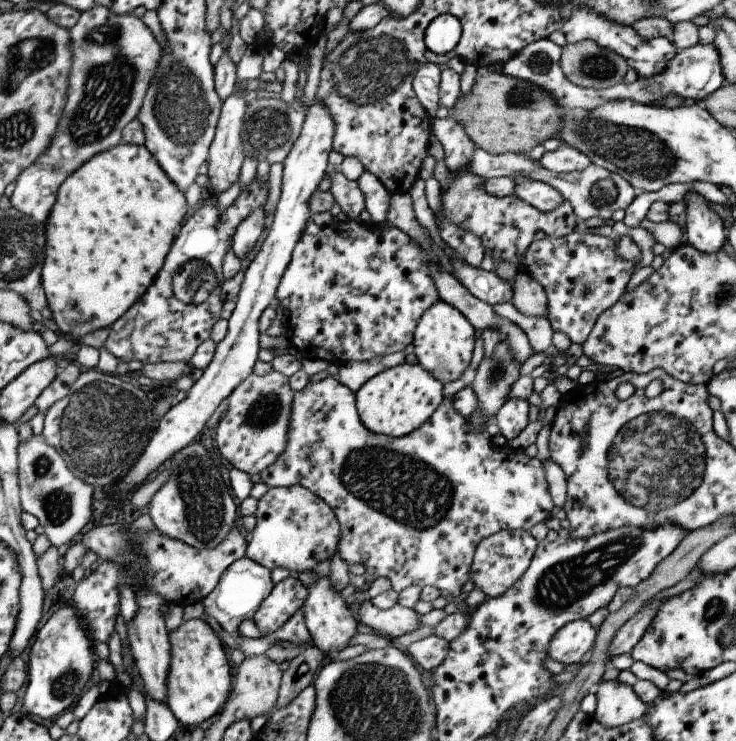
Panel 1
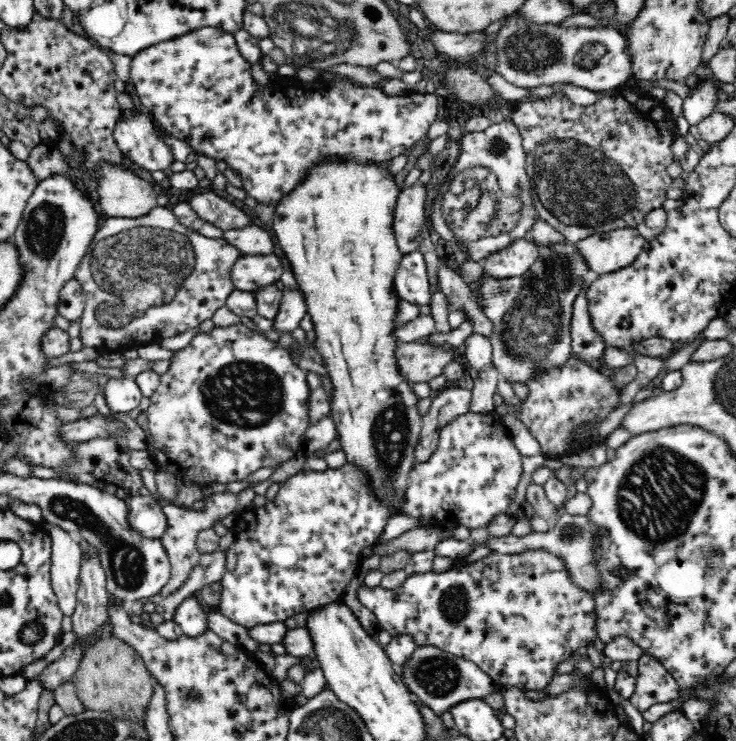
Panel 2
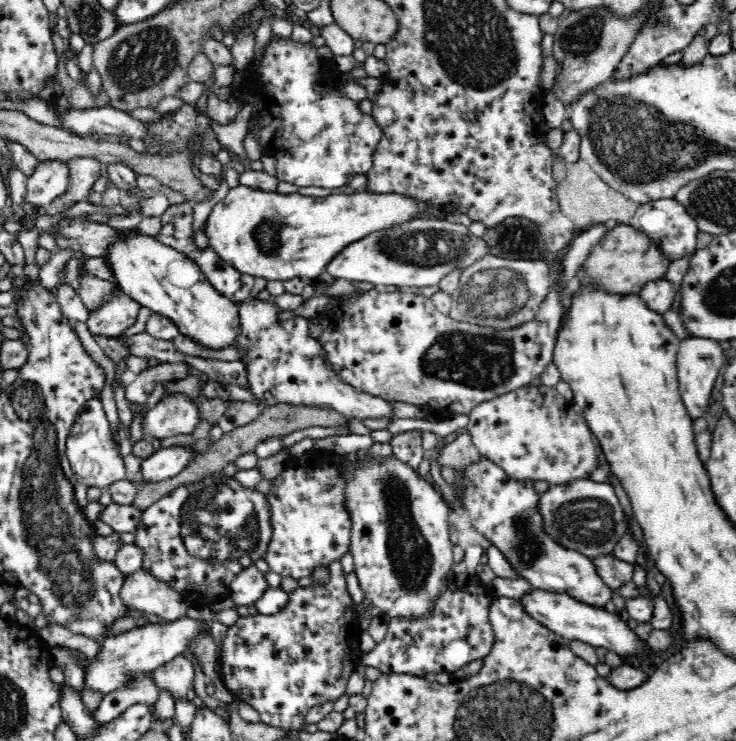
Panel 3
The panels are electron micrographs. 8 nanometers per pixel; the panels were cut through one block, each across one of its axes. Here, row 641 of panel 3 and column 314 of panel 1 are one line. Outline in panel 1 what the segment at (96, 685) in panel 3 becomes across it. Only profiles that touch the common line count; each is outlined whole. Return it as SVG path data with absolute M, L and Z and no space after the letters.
M320 102L312 103L308 107L302 132L293 142L283 162L282 192L274 212L274 221L262 247L245 270L236 298L236 307L229 318L226 336L216 345L210 364L201 373L195 375L195 383L188 391L186 398L178 404L173 403L168 412L162 416L144 449L144 454L141 454L138 462L130 468L126 478L123 477L120 480L116 498L128 494L130 490L136 491L163 468L168 458L172 458L176 452L190 443L198 441L198 437L206 427L206 422L216 412L220 402L228 398L234 389L253 372L261 349L258 330L260 316L276 298L276 288L282 280L284 270L291 262L292 250L311 220L312 214L308 208L308 200L318 190L318 184L328 173L326 170L329 154L333 149L334 132L336 128L328 108Z

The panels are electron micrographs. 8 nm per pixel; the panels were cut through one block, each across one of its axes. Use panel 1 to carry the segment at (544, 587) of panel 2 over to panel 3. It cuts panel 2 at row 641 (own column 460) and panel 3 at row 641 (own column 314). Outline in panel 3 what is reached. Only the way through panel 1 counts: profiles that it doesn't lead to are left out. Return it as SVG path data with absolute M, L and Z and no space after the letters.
M448 588L440 593L427 617L392 617L388 619L384 639L369 653L360 653L358 663L373 666L386 674L411 674L424 677L430 672L454 673L472 660L488 656L494 642L494 629L488 618L492 597L484 592L474 593Z

